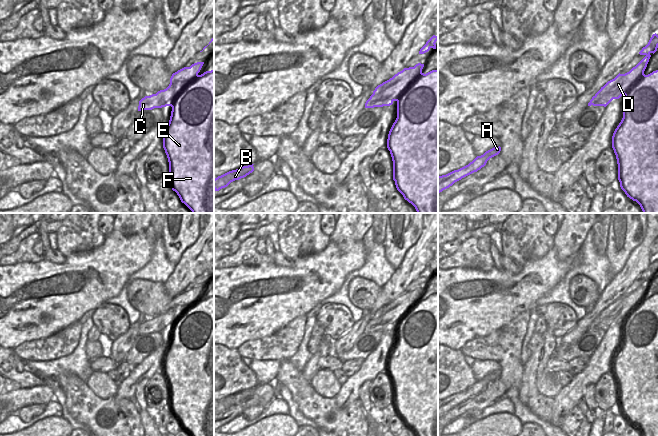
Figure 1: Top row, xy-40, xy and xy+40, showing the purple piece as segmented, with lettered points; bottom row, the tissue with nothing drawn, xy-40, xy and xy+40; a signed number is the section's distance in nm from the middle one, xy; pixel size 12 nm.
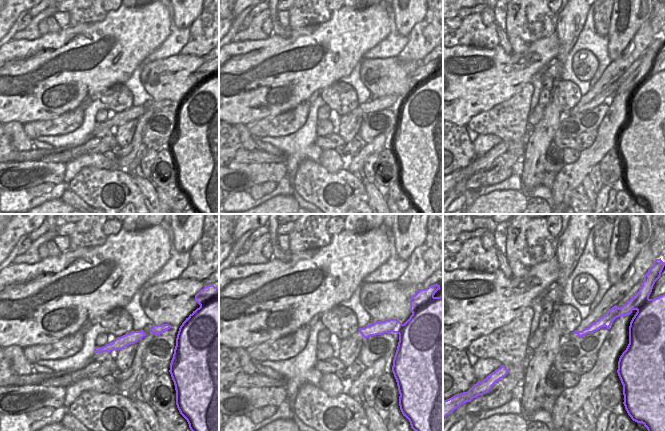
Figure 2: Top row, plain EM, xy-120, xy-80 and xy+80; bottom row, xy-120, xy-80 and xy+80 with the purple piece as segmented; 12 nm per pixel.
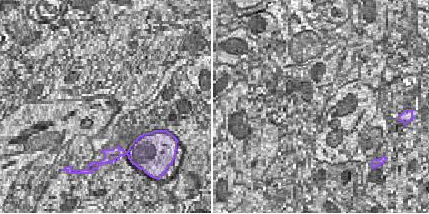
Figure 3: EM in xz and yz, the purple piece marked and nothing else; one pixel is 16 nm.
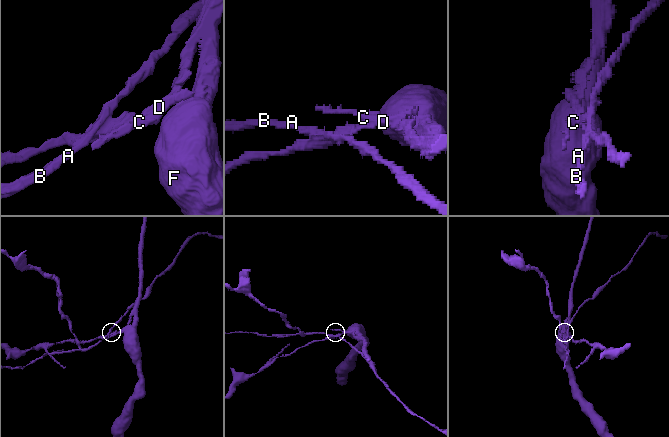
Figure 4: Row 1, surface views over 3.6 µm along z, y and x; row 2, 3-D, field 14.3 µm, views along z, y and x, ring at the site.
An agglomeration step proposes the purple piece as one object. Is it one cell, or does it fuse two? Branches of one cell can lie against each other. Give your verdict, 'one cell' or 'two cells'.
two cells

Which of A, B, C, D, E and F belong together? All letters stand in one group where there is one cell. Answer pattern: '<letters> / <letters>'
A B / C D E F

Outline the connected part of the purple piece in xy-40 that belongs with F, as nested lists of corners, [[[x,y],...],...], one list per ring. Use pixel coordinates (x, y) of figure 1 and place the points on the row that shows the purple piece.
[[[197,62],[173,73],[169,86],[139,101],[138,111],[171,106],[171,116],[163,136],[163,148],[169,162],[169,181],[192,213],[214,213],[214,69],[199,75],[204,62]]]

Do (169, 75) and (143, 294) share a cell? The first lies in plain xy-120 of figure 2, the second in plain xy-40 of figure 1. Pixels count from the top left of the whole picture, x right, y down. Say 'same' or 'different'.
same

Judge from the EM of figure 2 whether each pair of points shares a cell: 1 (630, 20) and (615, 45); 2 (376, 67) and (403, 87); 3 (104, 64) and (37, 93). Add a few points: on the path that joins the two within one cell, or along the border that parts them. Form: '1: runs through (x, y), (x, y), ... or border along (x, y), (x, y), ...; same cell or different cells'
1: runs through (629, 26), (618, 39); same cell
2: runs through (383, 74), (391, 76), (396, 81); same cell
3: runs through (87, 70), (62, 72), (54, 76); same cell

